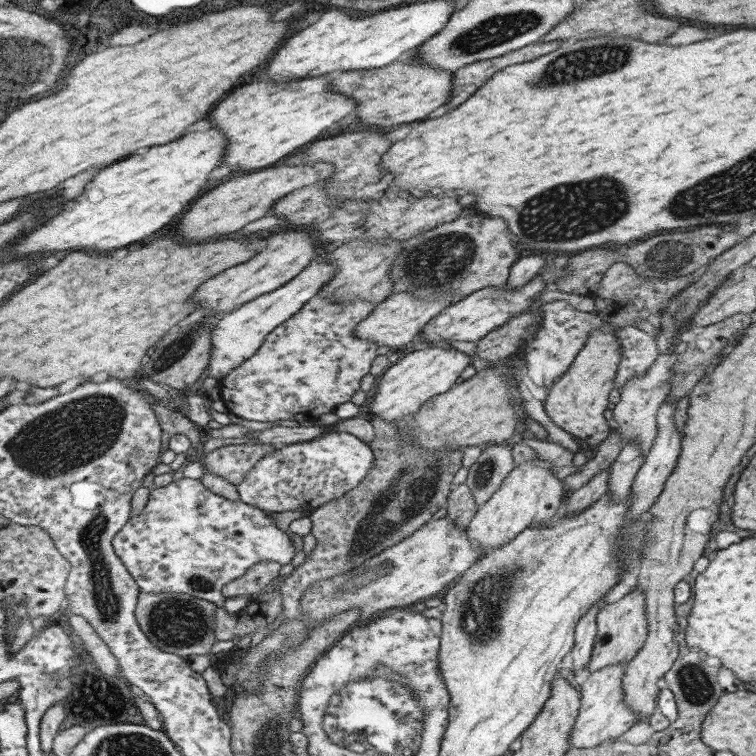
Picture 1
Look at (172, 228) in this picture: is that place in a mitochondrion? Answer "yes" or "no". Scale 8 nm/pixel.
no

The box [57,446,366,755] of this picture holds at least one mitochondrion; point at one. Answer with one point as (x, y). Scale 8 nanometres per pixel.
(106, 604)

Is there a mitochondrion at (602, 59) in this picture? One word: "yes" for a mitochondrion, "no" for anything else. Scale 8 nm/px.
yes

